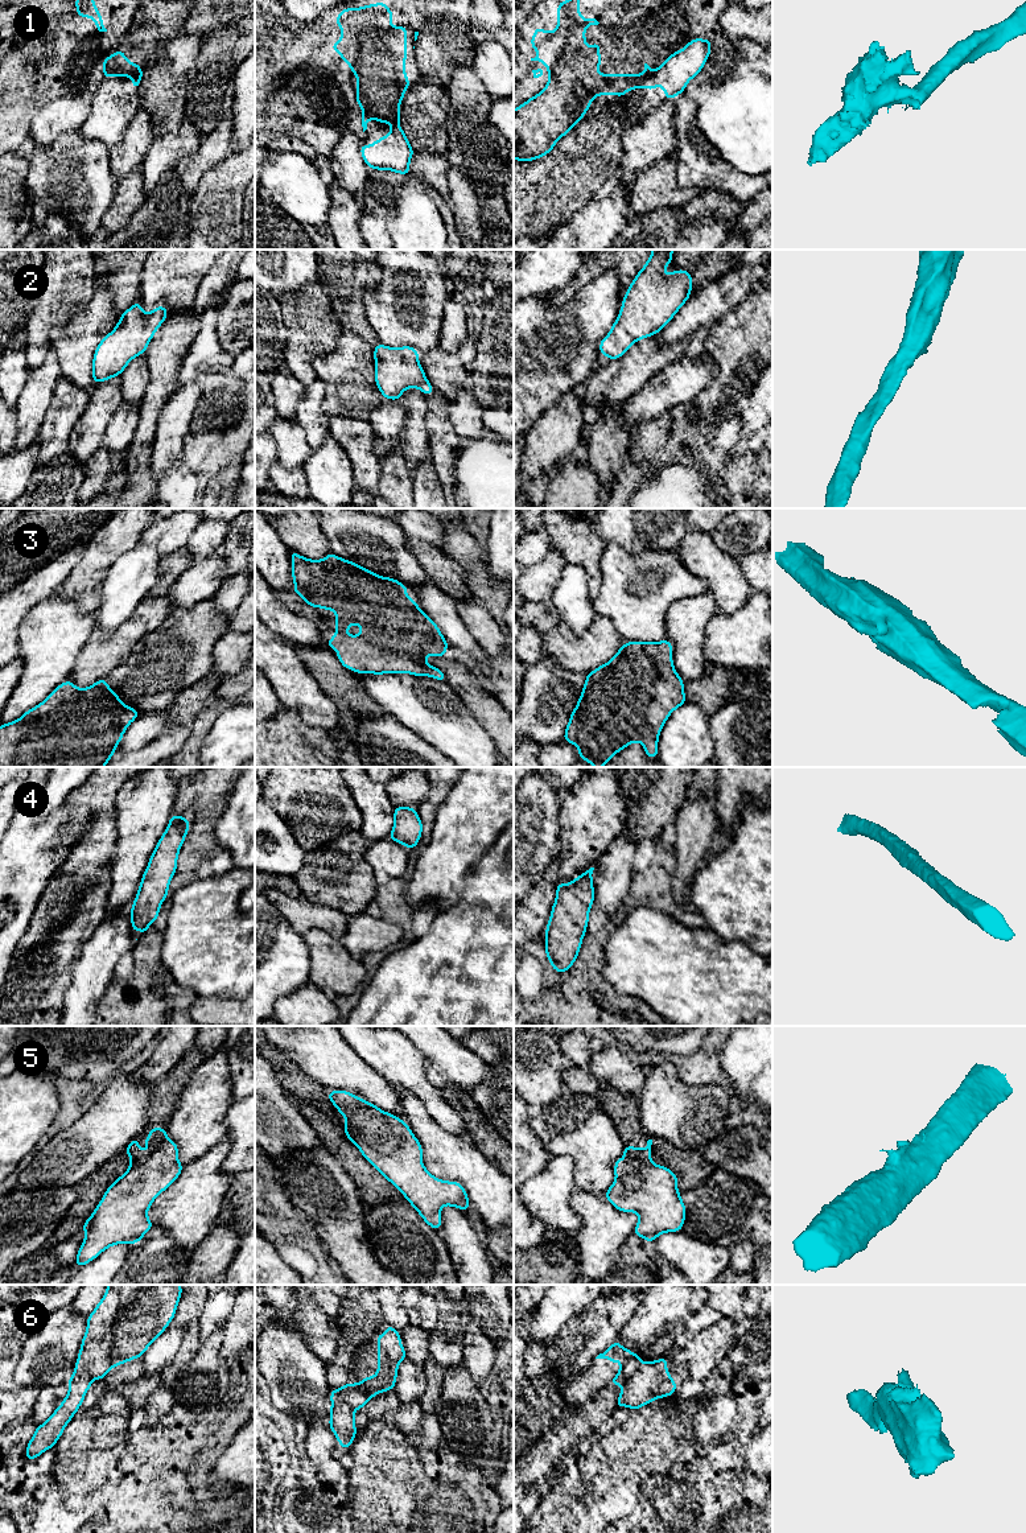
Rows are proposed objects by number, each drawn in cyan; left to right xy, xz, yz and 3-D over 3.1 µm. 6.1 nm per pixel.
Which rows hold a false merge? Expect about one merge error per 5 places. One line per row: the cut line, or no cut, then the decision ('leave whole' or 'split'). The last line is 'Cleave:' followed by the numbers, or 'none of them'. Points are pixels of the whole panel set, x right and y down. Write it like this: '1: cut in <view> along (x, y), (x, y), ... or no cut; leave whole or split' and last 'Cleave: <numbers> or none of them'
1: cut in yz along (654, 71), (642, 86); split
2: no cut; leave whole
3: no cut; leave whole
4: no cut; leave whole
5: no cut; leave whole
6: cut in xz along (332, 1402), (345, 1402), (353, 1409); split
Cleave: 1, 6

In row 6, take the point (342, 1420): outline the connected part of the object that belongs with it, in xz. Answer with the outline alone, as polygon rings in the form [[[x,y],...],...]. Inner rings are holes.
[[[331,1404],[329,1426],[341,1447],[346,1450],[357,1435],[354,1409],[346,1404]]]

